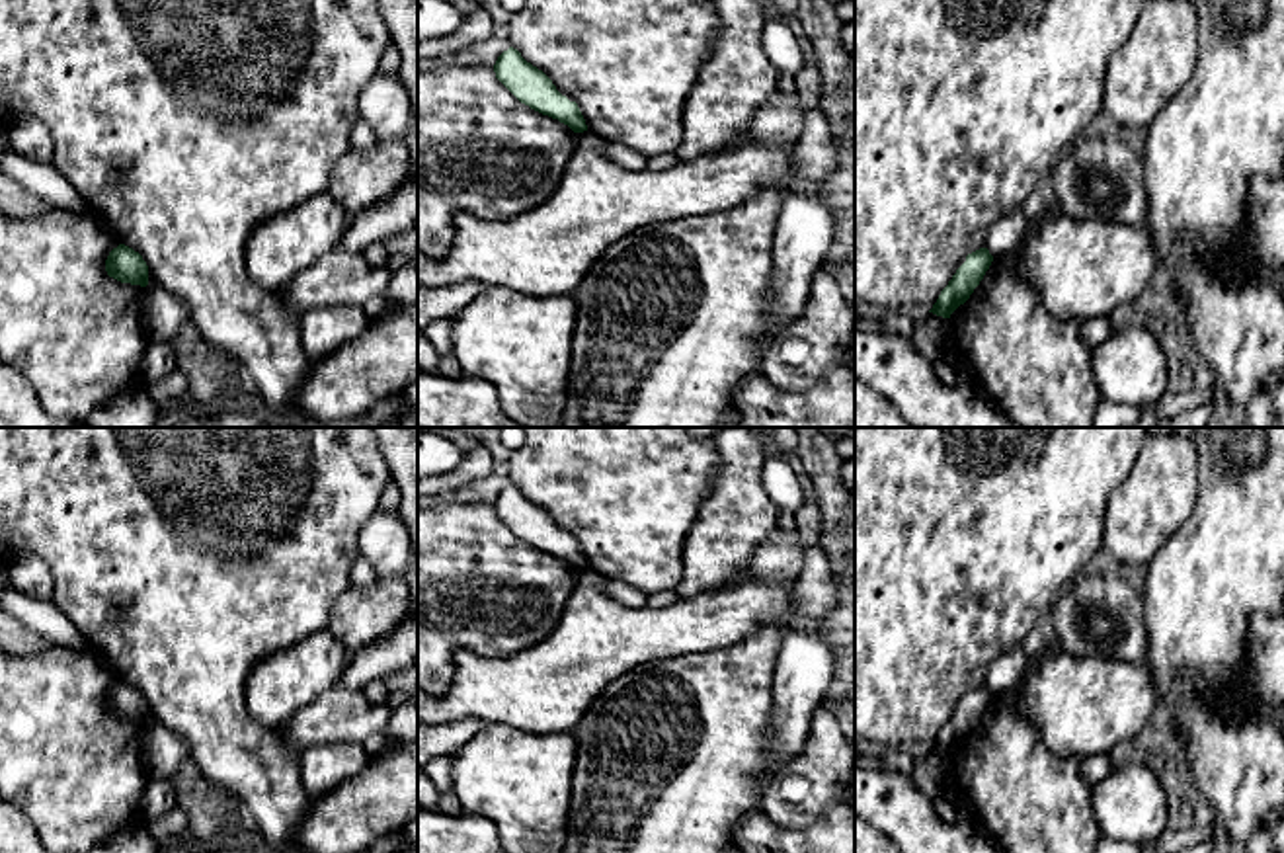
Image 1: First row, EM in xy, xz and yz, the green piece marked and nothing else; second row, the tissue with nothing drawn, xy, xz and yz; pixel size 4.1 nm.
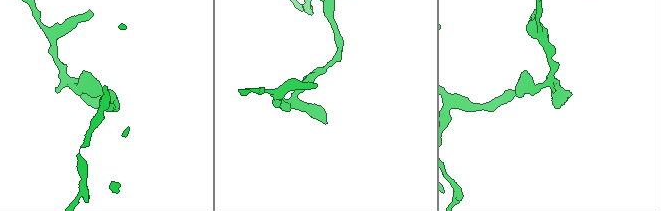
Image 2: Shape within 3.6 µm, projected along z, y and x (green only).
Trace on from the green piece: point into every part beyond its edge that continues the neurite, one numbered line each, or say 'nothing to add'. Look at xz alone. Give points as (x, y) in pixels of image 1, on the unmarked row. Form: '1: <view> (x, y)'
nothing to add

